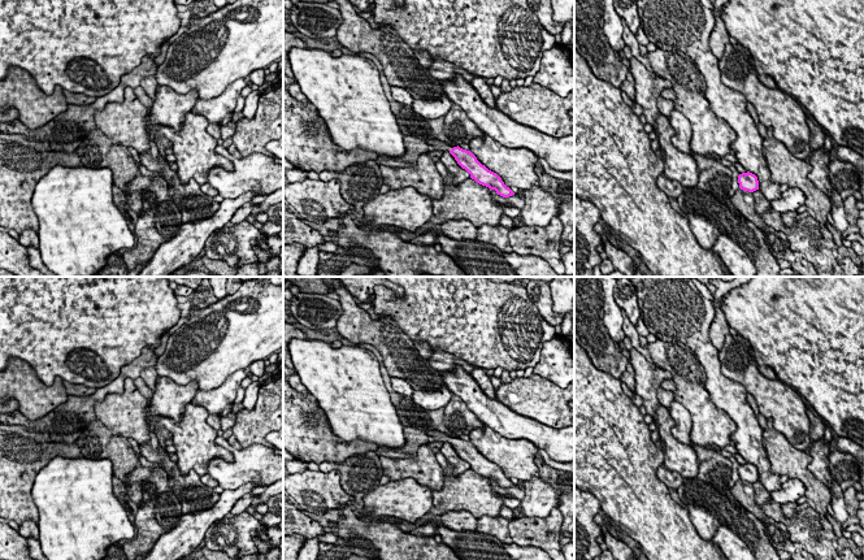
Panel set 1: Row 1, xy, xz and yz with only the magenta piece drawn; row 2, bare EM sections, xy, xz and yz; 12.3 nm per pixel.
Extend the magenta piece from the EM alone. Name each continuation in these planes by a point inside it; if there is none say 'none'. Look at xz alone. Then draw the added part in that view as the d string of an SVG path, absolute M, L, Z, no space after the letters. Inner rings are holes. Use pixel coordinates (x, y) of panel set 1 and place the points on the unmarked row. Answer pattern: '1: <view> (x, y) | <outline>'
1: xz (439, 437) | M426 431L426 434L429 437L433 437L437 442L442 442L442 443L450 443L453 438L447 435L447 434L443 434L443 433L439 433L439 431Z

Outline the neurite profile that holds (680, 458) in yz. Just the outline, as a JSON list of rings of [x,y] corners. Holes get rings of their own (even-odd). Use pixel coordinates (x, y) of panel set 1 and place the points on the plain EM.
[[[661,404],[656,411],[655,421],[657,424],[659,442],[665,444],[663,465],[670,472],[680,473],[682,478],[698,478],[696,451],[672,435],[674,421],[670,412]]]

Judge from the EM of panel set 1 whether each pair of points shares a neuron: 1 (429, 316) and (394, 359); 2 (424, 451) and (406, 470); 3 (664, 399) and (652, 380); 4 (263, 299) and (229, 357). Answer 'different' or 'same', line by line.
1: different
2: same
3: different
4: same

